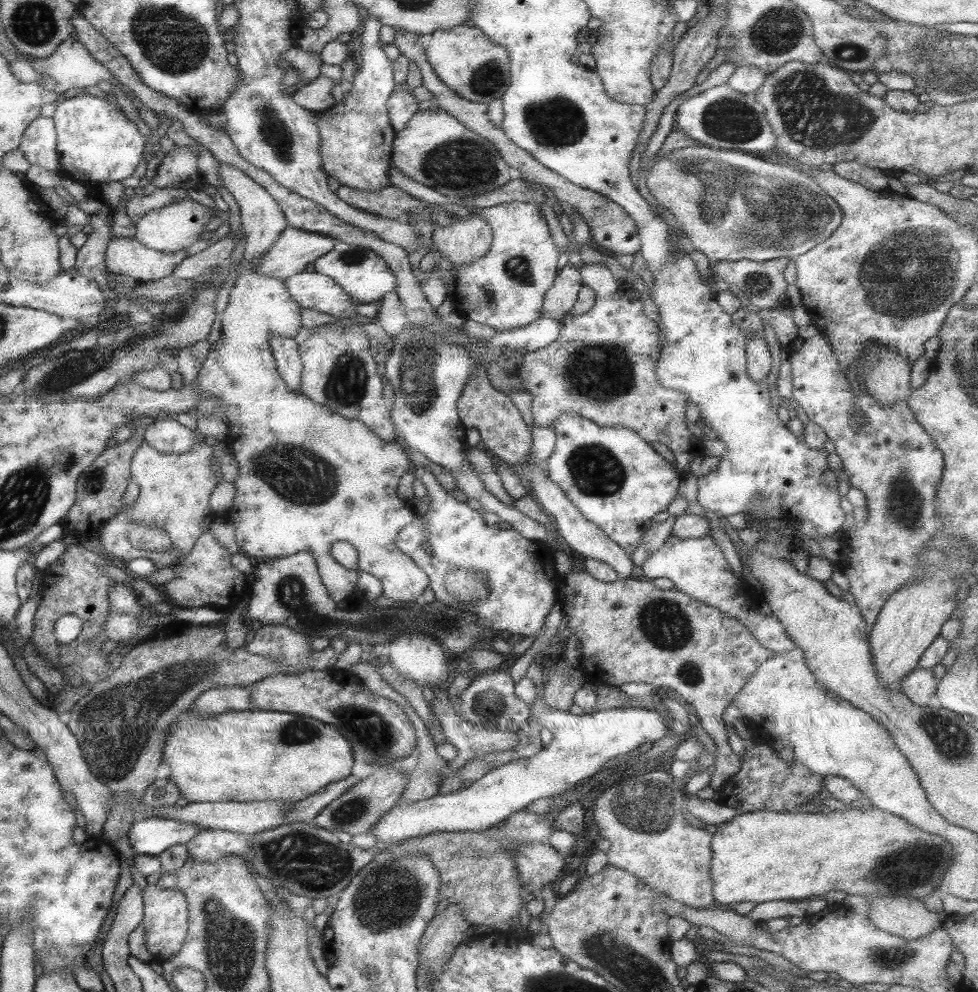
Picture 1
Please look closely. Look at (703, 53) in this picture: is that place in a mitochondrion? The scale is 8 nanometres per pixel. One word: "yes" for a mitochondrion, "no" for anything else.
no

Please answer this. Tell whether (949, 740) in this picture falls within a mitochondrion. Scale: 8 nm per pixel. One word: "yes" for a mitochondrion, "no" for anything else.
yes

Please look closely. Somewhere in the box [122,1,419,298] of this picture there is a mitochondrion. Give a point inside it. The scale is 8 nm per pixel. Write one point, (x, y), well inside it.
(172, 41)

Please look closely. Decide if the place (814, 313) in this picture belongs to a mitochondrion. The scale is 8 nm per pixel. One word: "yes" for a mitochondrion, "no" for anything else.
no

